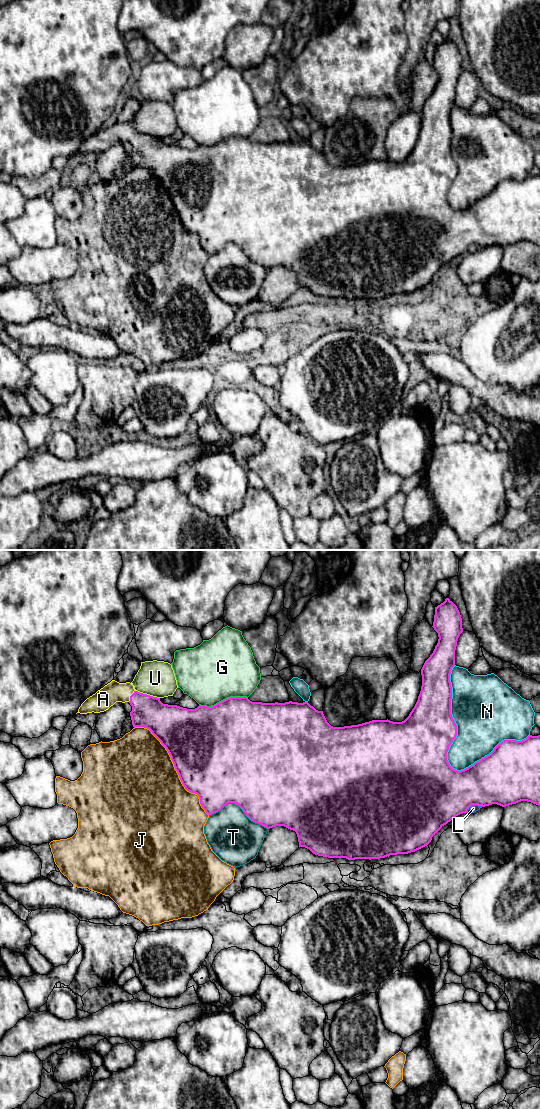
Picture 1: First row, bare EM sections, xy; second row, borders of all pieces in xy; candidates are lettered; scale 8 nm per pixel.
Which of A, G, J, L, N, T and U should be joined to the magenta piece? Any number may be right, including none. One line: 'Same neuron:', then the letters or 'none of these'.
Same neuron: A

